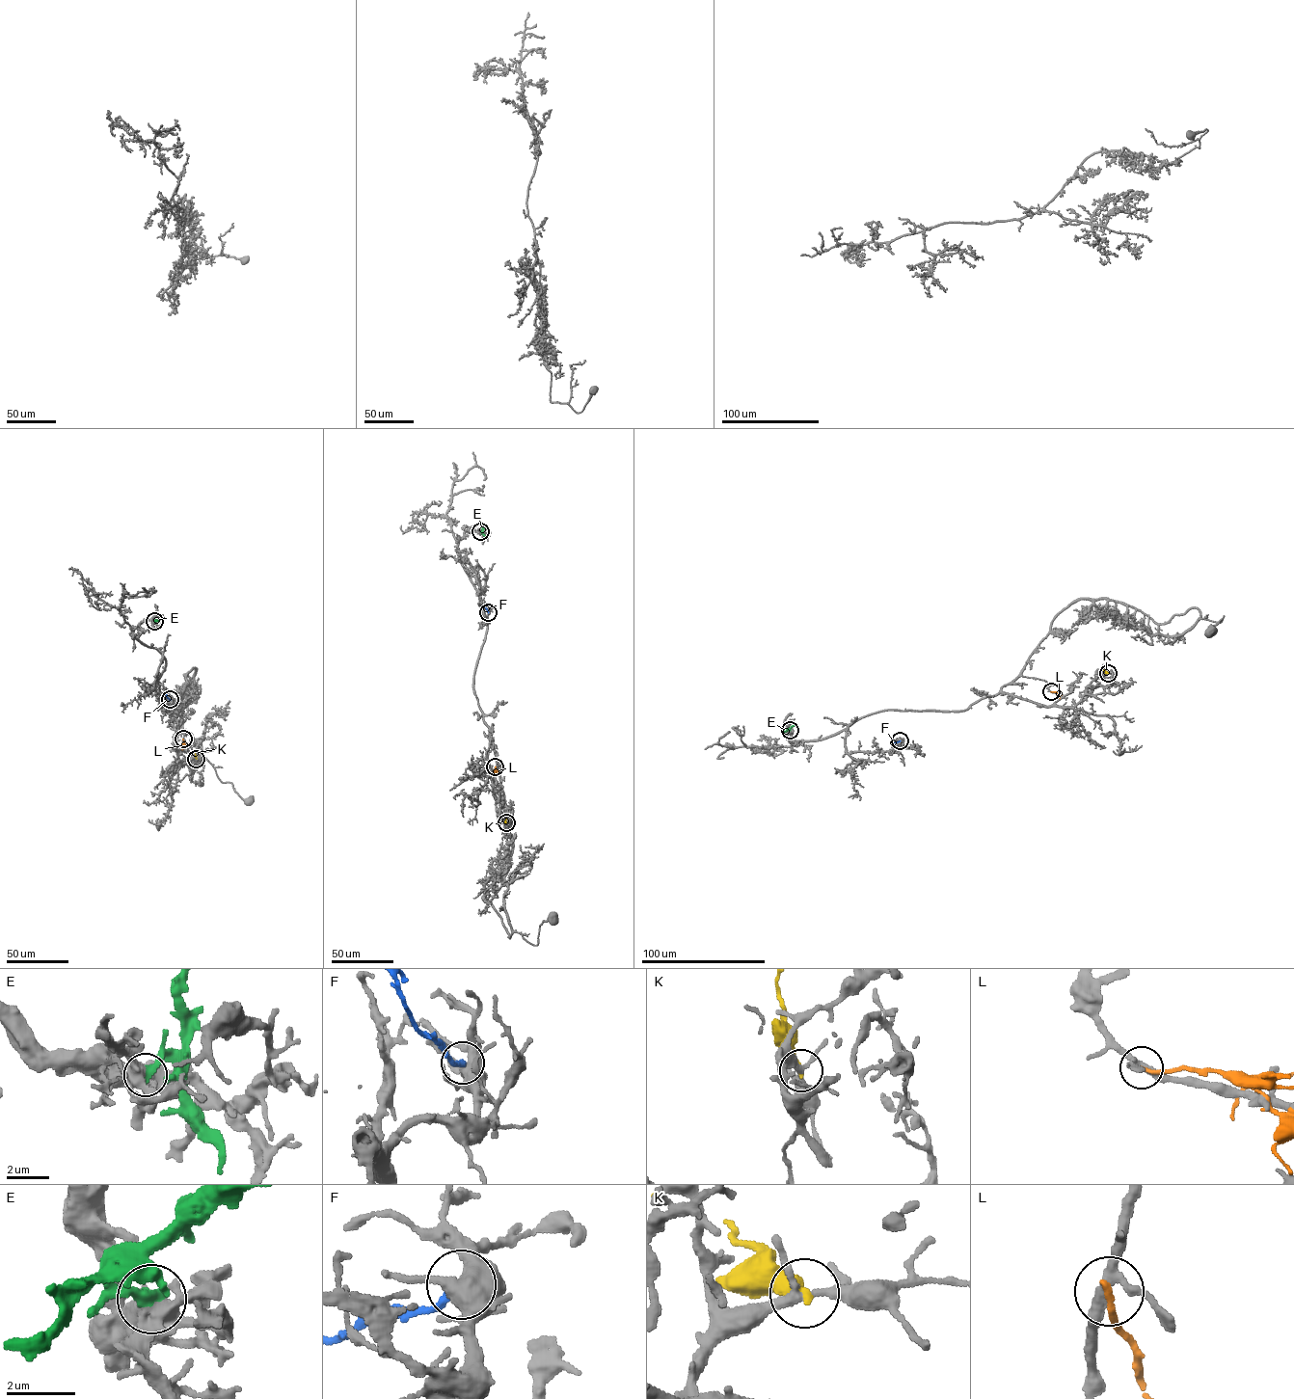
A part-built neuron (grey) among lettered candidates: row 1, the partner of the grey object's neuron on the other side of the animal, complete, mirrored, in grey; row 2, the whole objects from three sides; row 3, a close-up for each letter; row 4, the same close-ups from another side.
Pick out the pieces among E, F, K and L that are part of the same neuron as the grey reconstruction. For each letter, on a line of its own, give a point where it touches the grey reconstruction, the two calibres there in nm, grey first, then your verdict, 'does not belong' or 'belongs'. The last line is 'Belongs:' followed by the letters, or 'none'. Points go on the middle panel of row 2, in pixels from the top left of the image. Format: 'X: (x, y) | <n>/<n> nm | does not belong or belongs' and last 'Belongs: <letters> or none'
E: (480, 531) | 480/400 nm | belongs
F: (488, 612) | 500/280 nm | does not belong
K: (506, 822) | 240/320 nm | does not belong
L: (495, 766) | 260/200 nm | does not belong
Belongs: E

